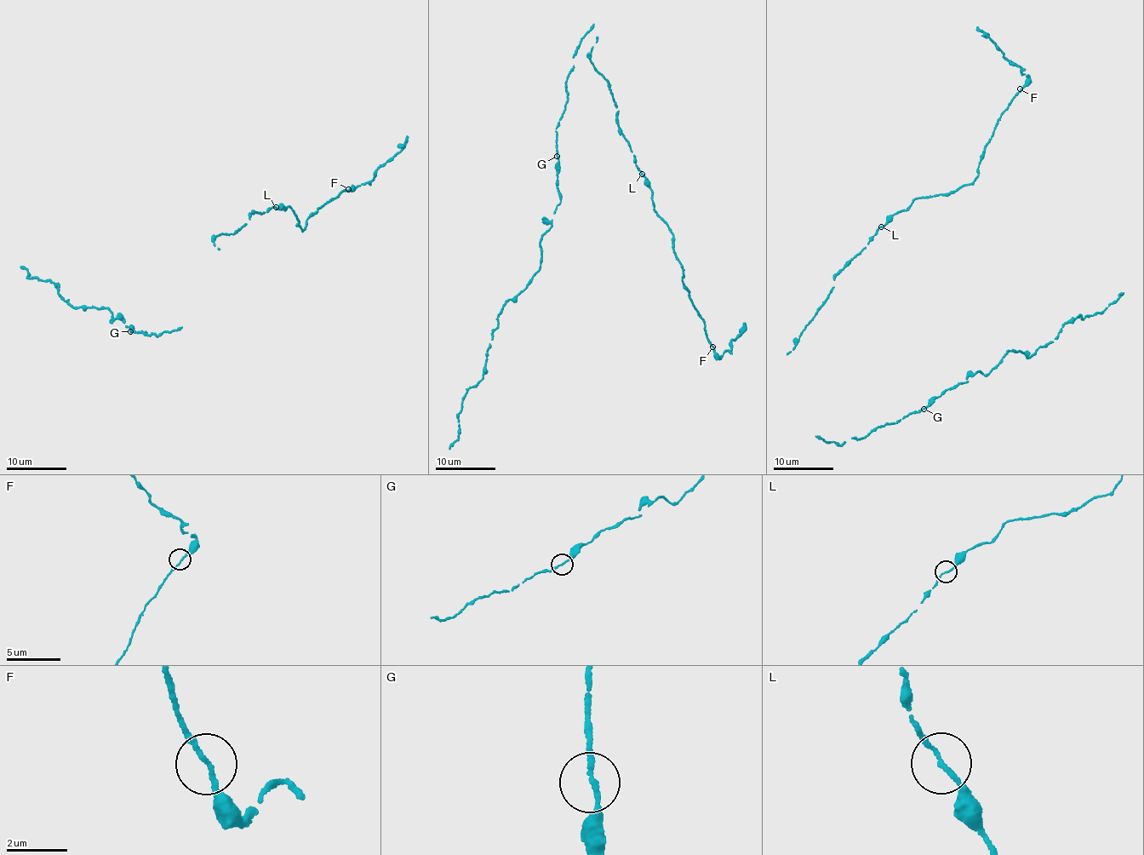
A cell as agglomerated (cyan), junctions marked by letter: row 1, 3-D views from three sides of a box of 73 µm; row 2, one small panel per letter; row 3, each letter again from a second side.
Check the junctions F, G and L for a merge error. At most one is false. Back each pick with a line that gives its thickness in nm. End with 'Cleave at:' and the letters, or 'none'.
Cleave at: none

